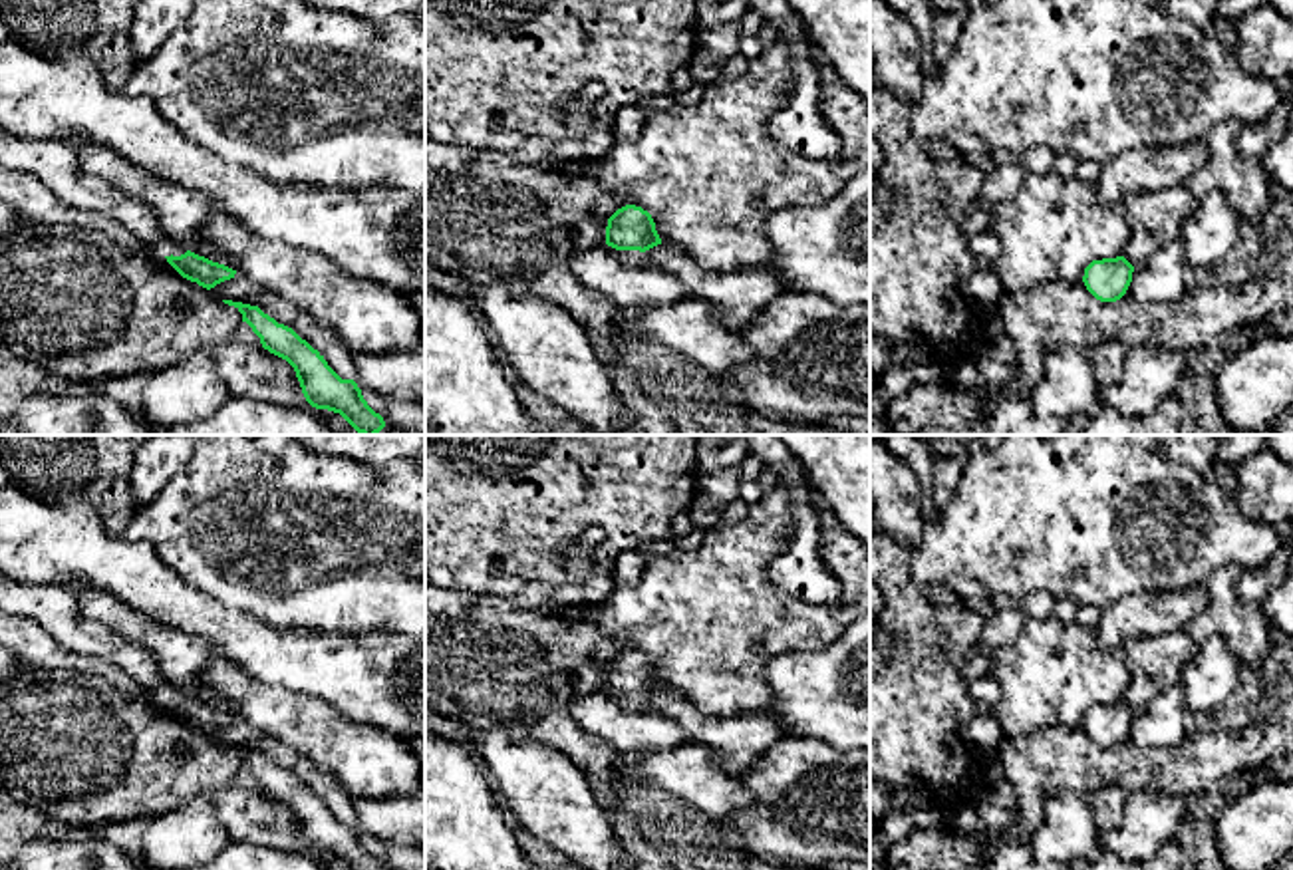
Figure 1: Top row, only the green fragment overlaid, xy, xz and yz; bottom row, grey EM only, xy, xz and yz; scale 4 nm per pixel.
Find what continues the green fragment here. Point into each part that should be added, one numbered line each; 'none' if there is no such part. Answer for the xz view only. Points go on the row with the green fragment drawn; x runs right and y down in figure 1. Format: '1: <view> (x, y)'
1: xz (628, 257)

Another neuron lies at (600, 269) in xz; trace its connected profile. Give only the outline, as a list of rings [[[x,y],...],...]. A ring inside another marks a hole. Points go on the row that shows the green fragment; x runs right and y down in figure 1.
[[[608,244],[576,254],[570,270],[586,288],[602,294],[622,312],[693,298],[675,276],[659,268],[624,266],[618,250]]]

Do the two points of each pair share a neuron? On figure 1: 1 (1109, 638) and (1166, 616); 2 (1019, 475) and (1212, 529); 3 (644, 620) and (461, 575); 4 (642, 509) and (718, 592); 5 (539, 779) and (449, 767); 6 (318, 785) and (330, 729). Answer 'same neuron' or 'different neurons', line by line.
1: same neuron
2: same neuron
3: different neurons
4: different neurons
5: different neurons
6: different neurons

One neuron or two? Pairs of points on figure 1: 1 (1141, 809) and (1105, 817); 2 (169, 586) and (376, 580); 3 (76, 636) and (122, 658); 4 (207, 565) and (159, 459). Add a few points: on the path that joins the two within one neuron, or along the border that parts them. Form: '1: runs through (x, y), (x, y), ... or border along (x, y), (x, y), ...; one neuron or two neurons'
1: border along (1129, 793), (1123, 819), (1101, 833); two neurons
2: border along (159, 557), (185, 580), (223, 604), (237, 608); two neurons
3: runs through (88, 636), (110, 646); one neuron
4: border along (193, 455), (153, 499), (140, 507); two neurons

